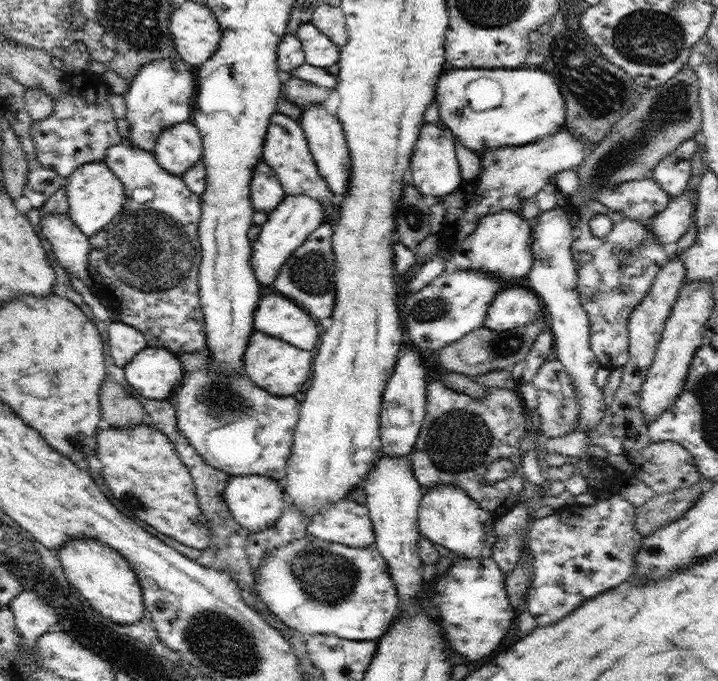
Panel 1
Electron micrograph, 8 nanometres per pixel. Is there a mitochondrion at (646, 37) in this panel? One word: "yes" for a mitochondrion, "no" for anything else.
yes

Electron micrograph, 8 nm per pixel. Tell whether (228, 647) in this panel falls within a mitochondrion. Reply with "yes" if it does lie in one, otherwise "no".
yes

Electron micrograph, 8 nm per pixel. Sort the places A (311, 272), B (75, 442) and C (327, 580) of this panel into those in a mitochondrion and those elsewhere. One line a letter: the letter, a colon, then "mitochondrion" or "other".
A: mitochondrion
B: mitochondrion
C: mitochondrion

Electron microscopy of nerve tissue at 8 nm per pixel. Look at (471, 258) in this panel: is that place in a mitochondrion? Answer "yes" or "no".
no

